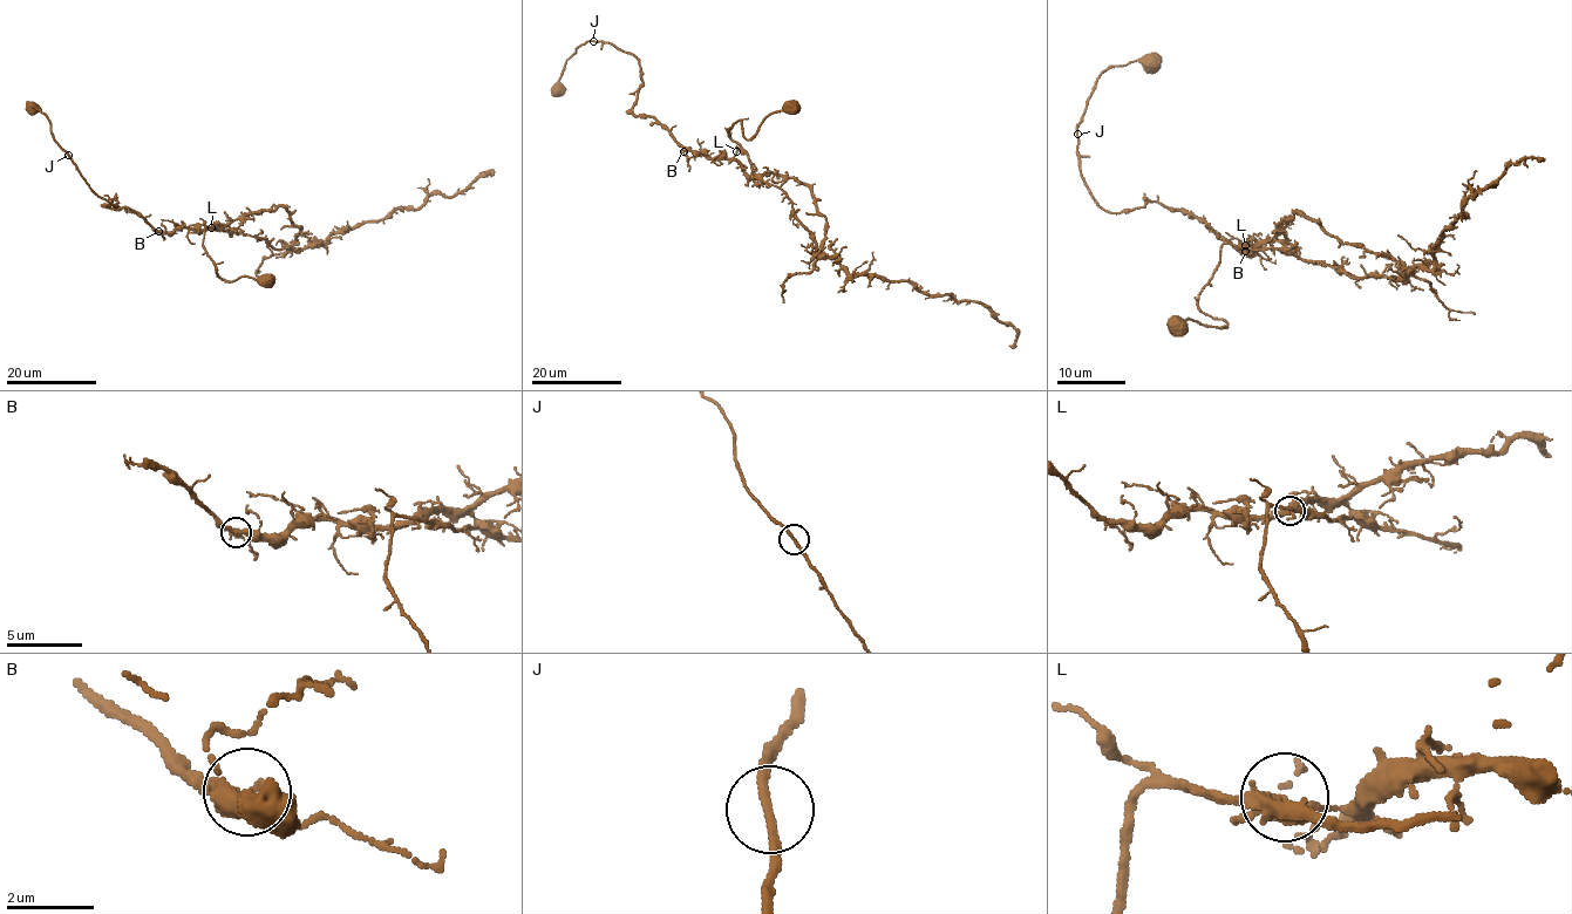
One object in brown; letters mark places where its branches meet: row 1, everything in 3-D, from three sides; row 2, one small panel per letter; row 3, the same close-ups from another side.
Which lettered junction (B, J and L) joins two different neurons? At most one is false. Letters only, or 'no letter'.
L

